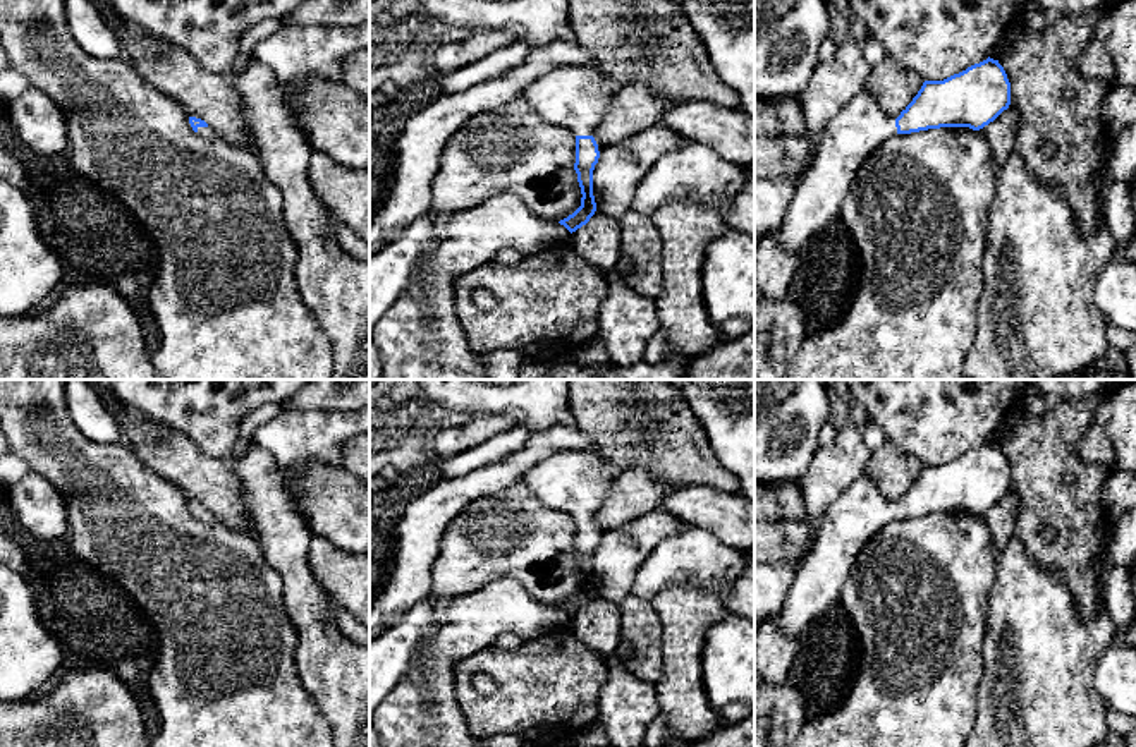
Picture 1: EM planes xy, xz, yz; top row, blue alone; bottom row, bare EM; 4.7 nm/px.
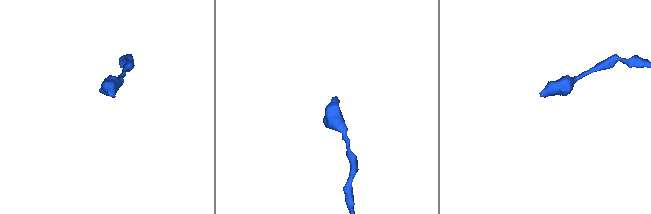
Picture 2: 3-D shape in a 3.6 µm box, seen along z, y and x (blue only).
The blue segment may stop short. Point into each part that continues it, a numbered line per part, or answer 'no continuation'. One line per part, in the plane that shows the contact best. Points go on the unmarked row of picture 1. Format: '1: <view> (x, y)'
1: xz (576, 483)

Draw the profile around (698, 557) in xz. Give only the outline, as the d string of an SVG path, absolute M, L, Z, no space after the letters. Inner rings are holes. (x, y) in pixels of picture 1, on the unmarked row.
M687 527L684 532L663 539L639 567L632 592L636 598L655 601L672 584L694 584L717 596L724 604L724 618L705 635L701 656L703 683L713 708L746 702L754 706L754 622L730 608L736 584L746 572L746 550L722 543L713 532Z

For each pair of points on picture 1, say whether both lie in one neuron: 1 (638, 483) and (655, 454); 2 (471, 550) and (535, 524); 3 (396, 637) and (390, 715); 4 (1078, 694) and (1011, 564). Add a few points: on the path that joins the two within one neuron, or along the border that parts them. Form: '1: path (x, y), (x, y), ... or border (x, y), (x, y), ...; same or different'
1: border (622, 469), (645, 469), (677, 485); different
2: path (487, 541), (495, 536), (519, 534); same
3: border (415, 653), (409, 667), (387, 694); different
4: path (1045, 661), (1035, 649), (1030, 608), (1025, 596); same

